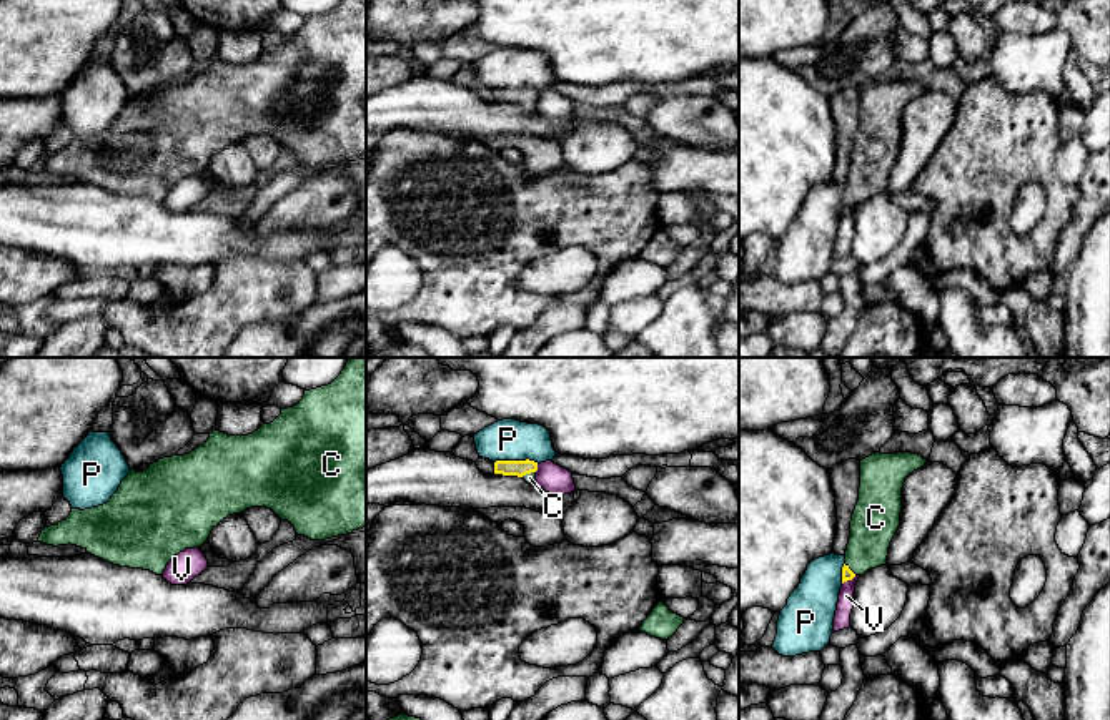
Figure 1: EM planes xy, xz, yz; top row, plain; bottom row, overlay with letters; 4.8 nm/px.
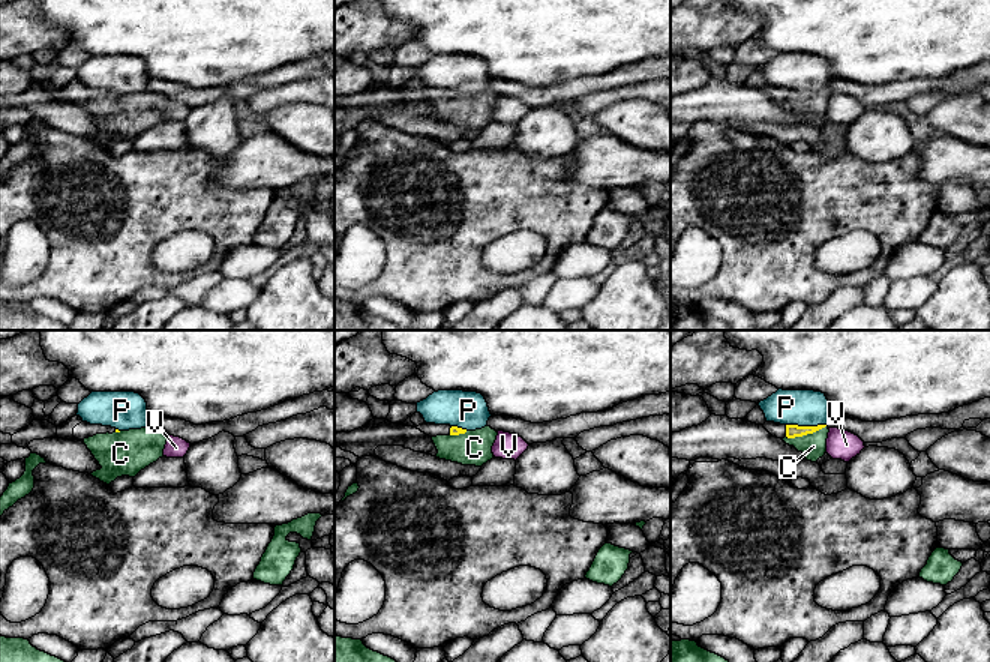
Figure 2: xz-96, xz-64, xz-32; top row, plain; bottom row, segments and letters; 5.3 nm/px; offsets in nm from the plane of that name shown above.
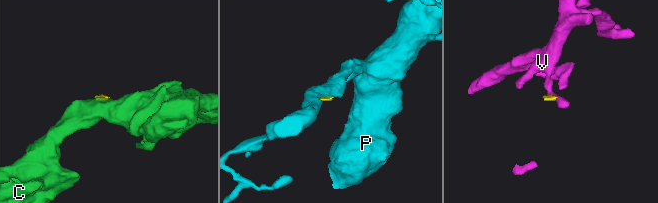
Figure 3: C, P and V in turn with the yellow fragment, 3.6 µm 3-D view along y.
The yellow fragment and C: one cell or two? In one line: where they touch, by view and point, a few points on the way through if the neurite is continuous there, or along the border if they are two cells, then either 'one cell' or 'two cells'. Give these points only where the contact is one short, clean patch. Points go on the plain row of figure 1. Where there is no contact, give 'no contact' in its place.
meets yellow in xz at (528, 100); runs through xz (506, 95), (528, 100), (530, 105); one cell

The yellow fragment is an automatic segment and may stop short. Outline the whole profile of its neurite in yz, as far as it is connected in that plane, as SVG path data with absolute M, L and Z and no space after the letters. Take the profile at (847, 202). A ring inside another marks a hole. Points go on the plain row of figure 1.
M875 80L860 88L859 128L850 148L842 211L887 191L890 170L900 153L904 110L925 90L910 80Z

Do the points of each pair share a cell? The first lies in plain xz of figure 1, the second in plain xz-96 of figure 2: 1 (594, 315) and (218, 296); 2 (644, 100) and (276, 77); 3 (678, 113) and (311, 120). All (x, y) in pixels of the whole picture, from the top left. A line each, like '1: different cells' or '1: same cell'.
1: different cells
2: different cells
3: same cell

